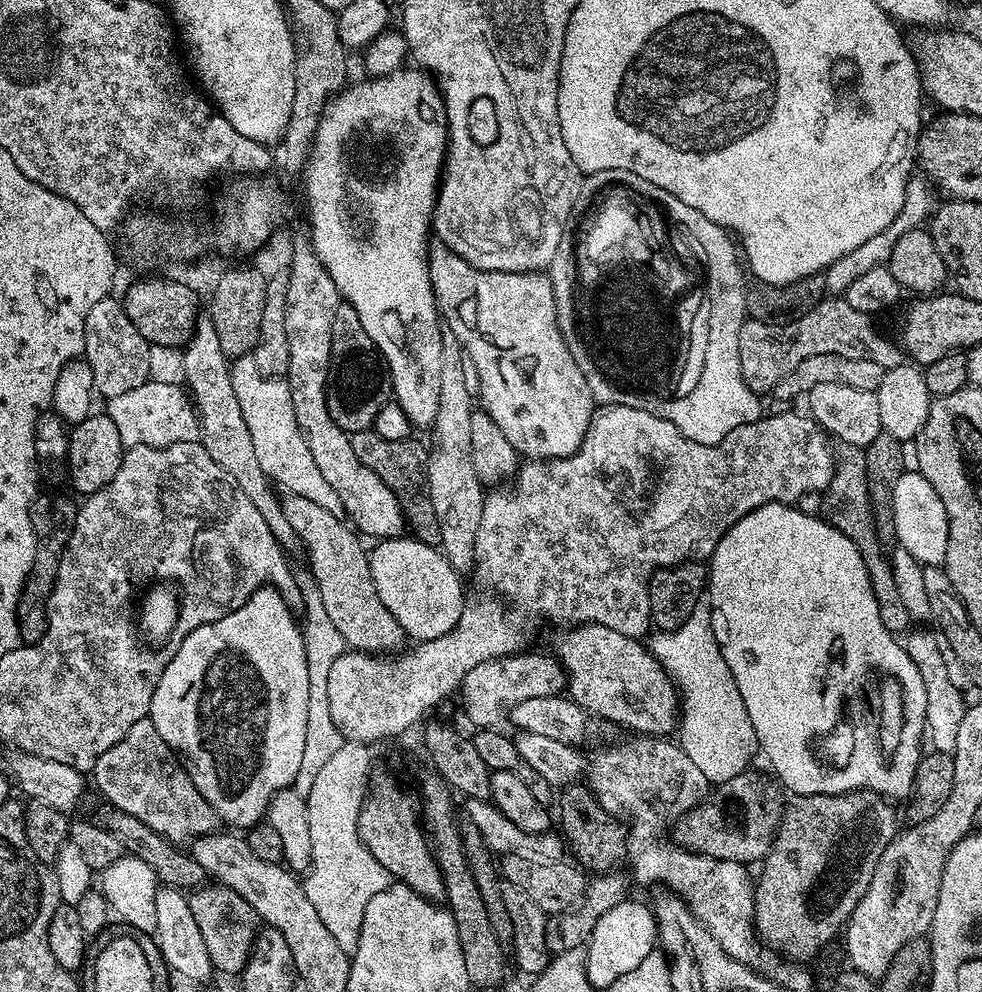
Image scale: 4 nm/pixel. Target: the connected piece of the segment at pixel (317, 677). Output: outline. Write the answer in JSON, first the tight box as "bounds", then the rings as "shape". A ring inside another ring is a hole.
{"bounds":[294,571,346,794],"shape":[[[297,571],[295,577],[300,591],[302,613],[304,612],[302,631],[306,650],[306,670],[310,674],[310,706],[306,709],[306,746],[302,753],[302,766],[298,766],[298,778],[294,787],[296,791],[307,794],[310,786],[314,786],[314,778],[318,778],[322,766],[326,766],[328,759],[346,742],[338,726],[334,726],[334,718],[330,718],[330,698],[327,697],[330,666],[338,662],[338,658],[346,650],[346,645],[342,634],[338,634],[334,622],[330,622],[330,614],[326,614],[326,606],[322,606],[322,594],[318,594],[318,586],[311,572]]]}

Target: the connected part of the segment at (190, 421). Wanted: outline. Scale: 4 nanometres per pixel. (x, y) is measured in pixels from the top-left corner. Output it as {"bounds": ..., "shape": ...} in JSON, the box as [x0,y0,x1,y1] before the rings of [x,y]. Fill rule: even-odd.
{"bounds":[106,381,199,448],"shape":[[[148,381],[129,393],[113,397],[107,404],[106,414],[118,426],[119,437],[126,448],[138,445],[165,448],[178,442],[199,441],[199,419],[180,386]]]}

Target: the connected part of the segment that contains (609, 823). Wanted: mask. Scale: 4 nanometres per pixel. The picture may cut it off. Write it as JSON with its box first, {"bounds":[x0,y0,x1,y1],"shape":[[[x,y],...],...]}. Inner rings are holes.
{"bounds":[558,782,628,874],"shape":[[[577,782],[568,784],[565,788],[559,789],[558,804],[560,800],[560,816],[558,812],[558,824],[564,827],[562,831],[563,837],[566,839],[567,847],[573,852],[575,863],[581,869],[587,870],[592,874],[608,874],[616,868],[620,863],[625,863],[628,854],[628,829],[615,816],[609,814],[604,807],[596,800],[596,793],[591,787],[585,783]]]}

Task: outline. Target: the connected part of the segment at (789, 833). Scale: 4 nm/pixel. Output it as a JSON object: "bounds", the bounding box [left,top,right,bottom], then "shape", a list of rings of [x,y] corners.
{"bounds":[754,790,898,962],"shape":[[[863,790],[859,792],[843,792],[837,796],[798,796],[785,807],[784,817],[780,819],[776,836],[772,839],[772,848],[762,861],[764,869],[760,872],[760,880],[758,876],[754,884],[756,889],[755,935],[757,937],[761,936],[772,947],[769,949],[773,953],[779,954],[792,962],[806,962],[810,956],[818,955],[820,948],[826,947],[835,936],[837,939],[841,935],[842,929],[847,925],[849,918],[852,917],[852,912],[858,906],[858,902],[866,894],[866,890],[870,886],[870,878],[874,878],[874,870],[878,866],[878,858],[882,858],[886,846],[898,835],[896,812],[891,807],[895,808],[885,797],[880,796],[876,792]]]}

